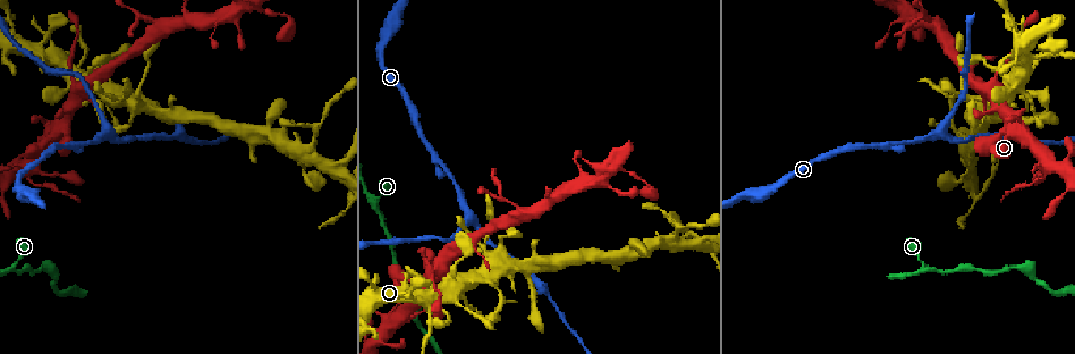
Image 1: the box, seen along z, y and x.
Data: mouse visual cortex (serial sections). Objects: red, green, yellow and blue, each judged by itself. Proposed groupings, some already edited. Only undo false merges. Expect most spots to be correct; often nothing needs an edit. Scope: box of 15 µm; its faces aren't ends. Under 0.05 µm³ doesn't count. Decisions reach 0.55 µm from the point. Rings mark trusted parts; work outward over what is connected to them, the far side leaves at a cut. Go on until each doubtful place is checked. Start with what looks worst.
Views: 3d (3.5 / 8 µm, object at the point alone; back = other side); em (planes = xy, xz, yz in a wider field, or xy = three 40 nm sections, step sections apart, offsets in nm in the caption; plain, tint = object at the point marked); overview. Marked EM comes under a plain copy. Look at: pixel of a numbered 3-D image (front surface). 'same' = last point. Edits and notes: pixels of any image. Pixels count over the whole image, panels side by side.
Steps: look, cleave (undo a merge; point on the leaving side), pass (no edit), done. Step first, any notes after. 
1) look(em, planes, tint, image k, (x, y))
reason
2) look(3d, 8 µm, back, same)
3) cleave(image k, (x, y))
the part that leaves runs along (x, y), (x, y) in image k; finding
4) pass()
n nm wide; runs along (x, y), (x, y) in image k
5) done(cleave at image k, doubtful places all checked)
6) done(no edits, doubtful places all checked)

look(3d, 3.5 µm, back, image 1, (142, 15))
a fork

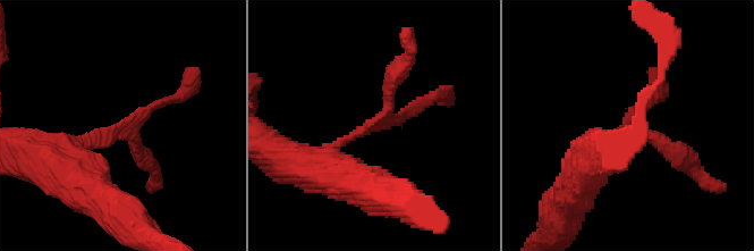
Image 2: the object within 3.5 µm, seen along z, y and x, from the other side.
look(em, xy, step 2, tint, image 2, (126, 130))
now the EM

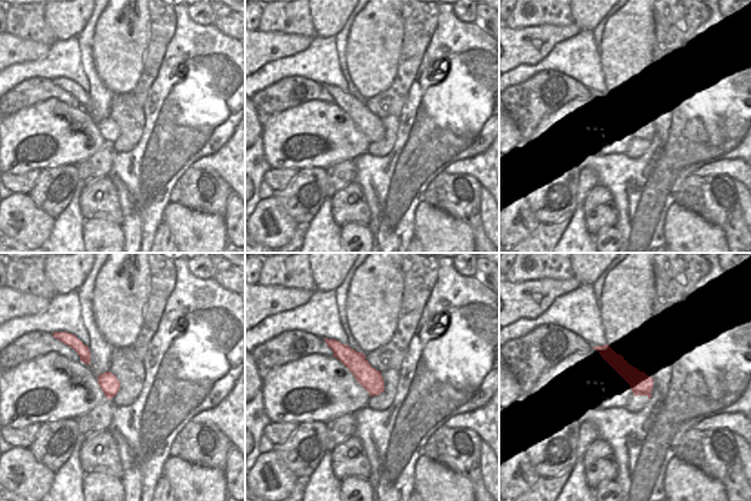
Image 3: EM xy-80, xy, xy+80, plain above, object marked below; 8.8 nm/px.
pass()
200 nm wide; runs along (329, 341), (344, 353), (380, 389) in image 3; all the same cell

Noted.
look(3d, 3.5 µm, image 1, (11, 267))
a narrow waist

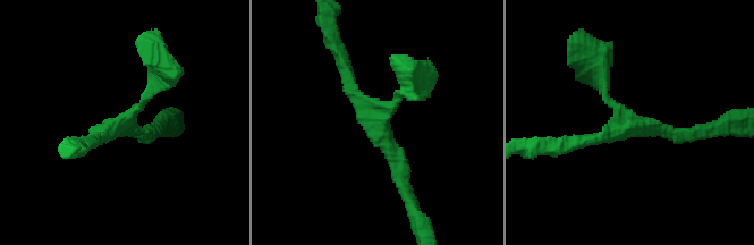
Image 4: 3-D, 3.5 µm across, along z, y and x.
look(em, xy, step 2, tint, image 4, (384, 115))
3 arms; arms of 200, 200, 250 nm

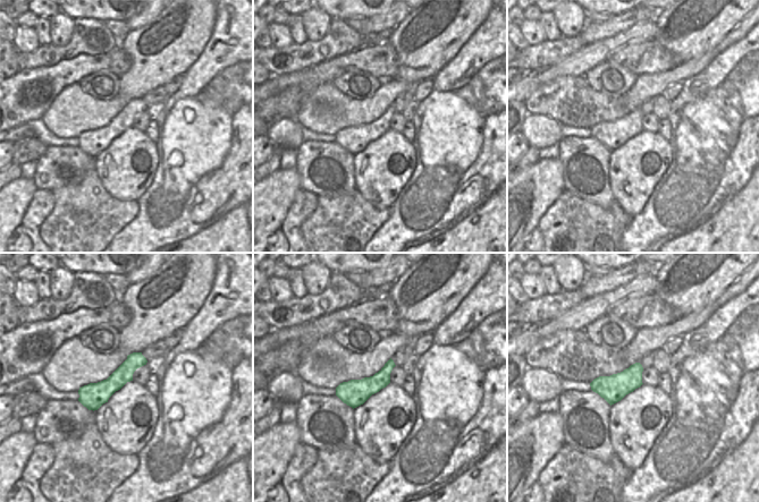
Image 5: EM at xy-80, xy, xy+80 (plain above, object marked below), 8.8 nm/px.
pass()
runs along (143, 360), (82, 399) in image 5; all the same cell

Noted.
look(3d, 3.5 µm, image 1, (973, 98))
side arm on a straight run

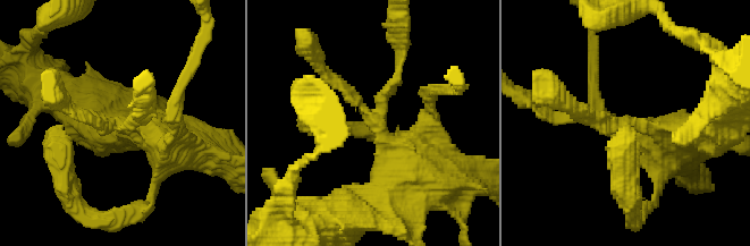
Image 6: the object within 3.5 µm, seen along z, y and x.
look(em, planes, tint, image 6, (377, 118))
3 arms; arms of 100, 150, 450 nm; shape alone is not enough

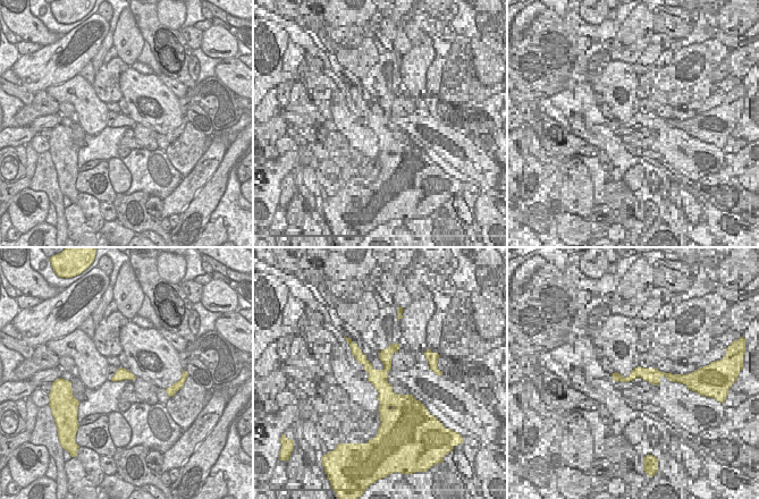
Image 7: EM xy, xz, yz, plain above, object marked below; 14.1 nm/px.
look(em, xy, step 5, tint, same)
another direction

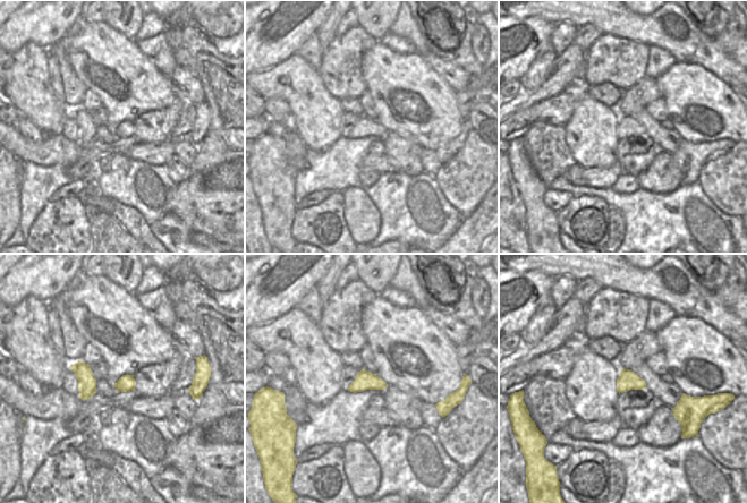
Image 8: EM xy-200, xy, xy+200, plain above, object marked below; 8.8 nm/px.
pass()
runs along (413, 180), (406, 154), (319, 67) in image 6; all the same cell

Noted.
done(no edits, doubtful places all checked)

